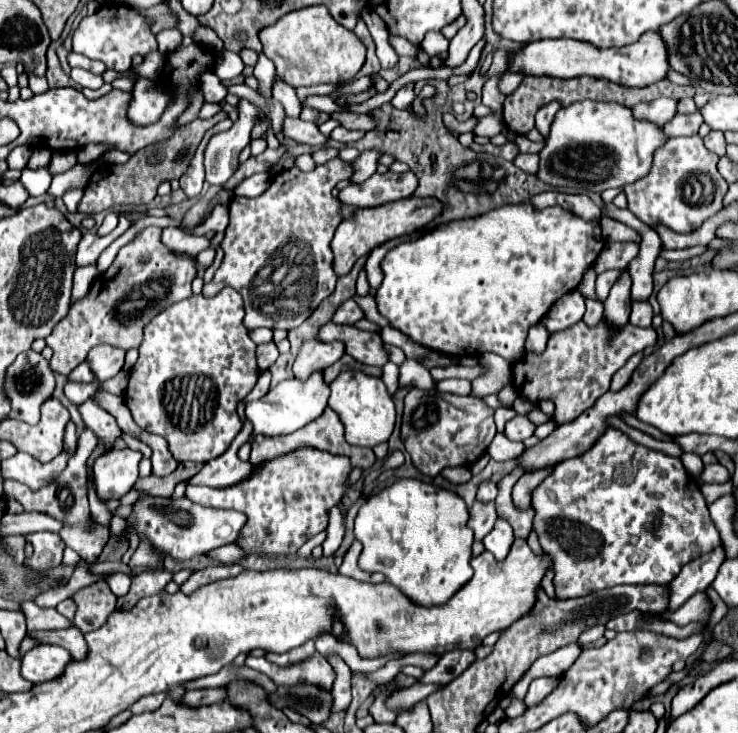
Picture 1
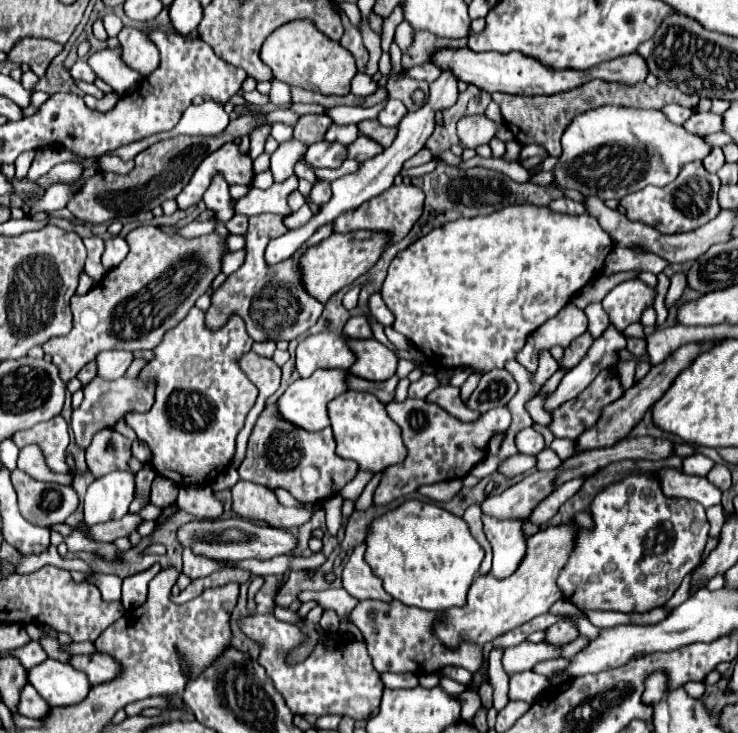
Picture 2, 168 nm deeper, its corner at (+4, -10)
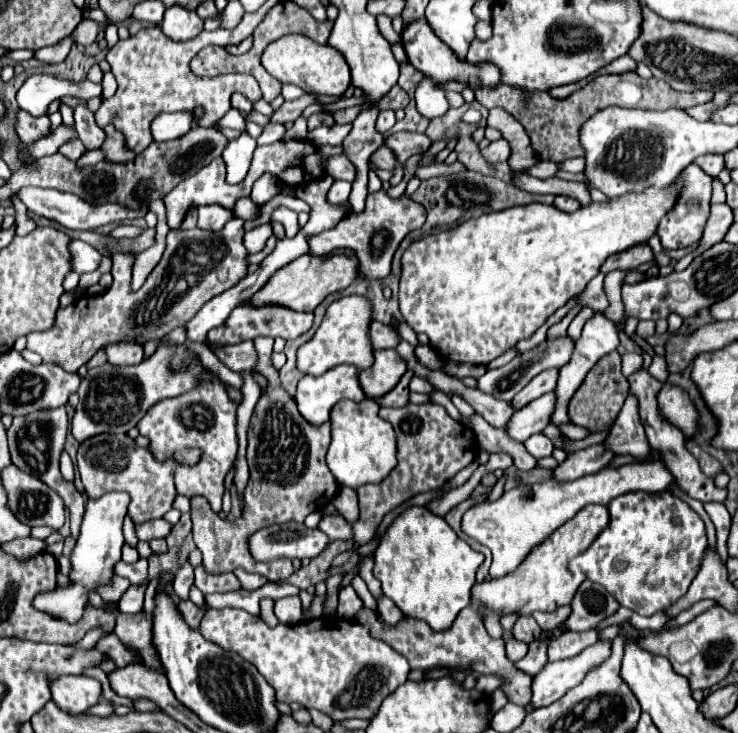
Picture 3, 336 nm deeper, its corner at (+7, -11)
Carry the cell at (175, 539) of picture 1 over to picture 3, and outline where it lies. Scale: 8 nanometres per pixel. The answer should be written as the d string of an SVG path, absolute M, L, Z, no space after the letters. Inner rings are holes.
M287 522L273 524L255 532L249 540L253 556L261 562L269 562L281 556L287 558L315 558L329 544L329 538L319 528L307 528L305 524Z

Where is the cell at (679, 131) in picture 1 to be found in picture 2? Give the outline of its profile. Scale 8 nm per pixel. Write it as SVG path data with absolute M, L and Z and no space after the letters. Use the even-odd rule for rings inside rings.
M694 113L686 123L684 129L694 135L708 135L720 131L720 115L714 113Z

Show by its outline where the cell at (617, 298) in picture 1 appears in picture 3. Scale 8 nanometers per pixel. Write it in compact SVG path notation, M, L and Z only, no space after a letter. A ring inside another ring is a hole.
M549 392L533 400L533 404L527 404L521 412L515 412L505 424L505 430L513 440L525 442L529 436L541 432L549 424L551 412L553 412L553 394Z

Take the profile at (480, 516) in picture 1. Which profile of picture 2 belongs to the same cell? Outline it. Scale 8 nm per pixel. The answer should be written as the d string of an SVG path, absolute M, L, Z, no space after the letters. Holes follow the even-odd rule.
M536 471L500 495L490 495L480 503L484 515L496 519L522 519L532 513L536 503L552 493L556 471Z

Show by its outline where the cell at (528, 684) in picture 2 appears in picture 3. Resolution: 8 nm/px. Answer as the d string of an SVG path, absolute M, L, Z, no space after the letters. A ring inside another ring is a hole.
M473 606L463 608L459 612L457 620L453 622L453 628L447 628L445 632L433 632L429 628L429 624L421 624L421 620L409 620L409 618L405 618L401 624L397 624L397 628L389 628L383 622L379 622L377 616L373 614L373 610L369 610L369 608L363 608L355 620L361 620L361 624L369 624L369 628L373 628L373 636L385 640L391 648L401 652L409 660L409 666L413 670L469 668L477 674L485 674L485 676L495 674L495 676L507 680L507 684L503 684L503 690L511 702L521 704L521 706L527 706L527 702L529 702L531 676L513 666L513 662L505 654L503 640L493 640L487 634L481 614Z

